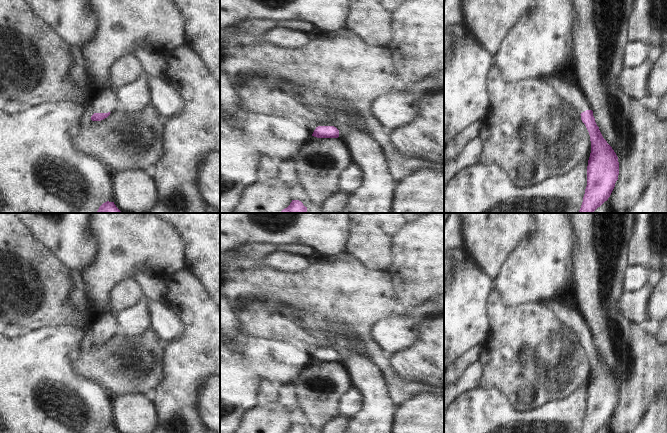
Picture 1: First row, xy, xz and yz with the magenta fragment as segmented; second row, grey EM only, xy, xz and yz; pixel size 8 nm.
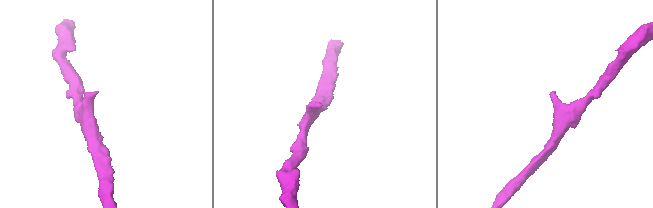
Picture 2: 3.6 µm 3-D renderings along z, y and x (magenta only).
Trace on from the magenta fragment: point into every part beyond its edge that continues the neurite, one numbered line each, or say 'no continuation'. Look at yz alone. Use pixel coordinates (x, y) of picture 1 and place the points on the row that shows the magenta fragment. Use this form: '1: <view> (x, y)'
1: yz (570, 91)

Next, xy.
1: xy (104, 100)

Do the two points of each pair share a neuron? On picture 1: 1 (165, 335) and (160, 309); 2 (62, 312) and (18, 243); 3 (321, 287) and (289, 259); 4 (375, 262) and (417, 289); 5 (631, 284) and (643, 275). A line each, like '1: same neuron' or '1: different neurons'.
1: same neuron
2: same neuron
3: different neurons
4: different neurons
5: same neuron

